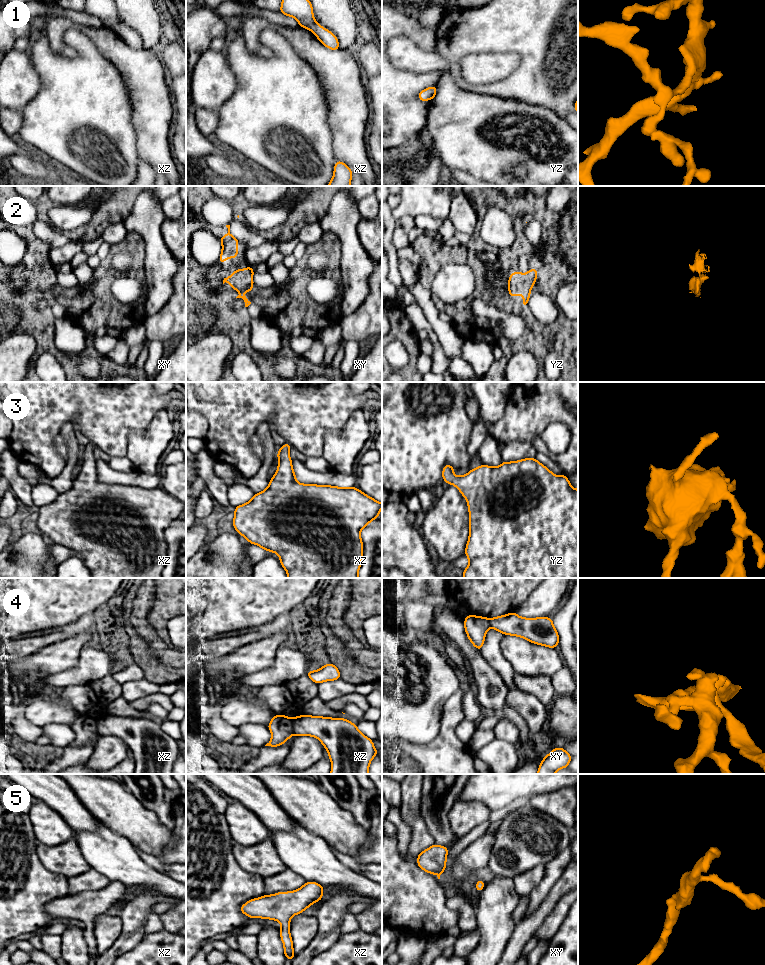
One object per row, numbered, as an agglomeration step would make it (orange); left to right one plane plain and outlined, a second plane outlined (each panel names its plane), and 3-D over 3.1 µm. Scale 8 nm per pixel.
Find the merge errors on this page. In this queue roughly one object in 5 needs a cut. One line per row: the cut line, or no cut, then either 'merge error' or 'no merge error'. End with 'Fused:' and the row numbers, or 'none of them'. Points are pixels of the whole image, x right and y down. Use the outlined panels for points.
1: no cut; no merge error
2: no cut; no merge error
3: no cut; no merge error
4: cut in xz along (292, 718), (294, 733); merge error
5: no cut; no merge error
Fused: 4

